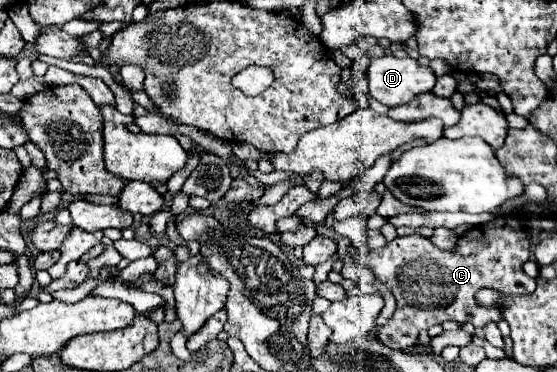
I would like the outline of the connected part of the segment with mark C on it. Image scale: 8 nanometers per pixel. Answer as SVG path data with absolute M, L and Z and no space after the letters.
M501 216L501 218L495 218L493 222L485 224L483 230L481 228L473 228L473 232L467 230L459 238L459 244L455 246L453 252L443 252L443 250L435 248L431 244L431 240L427 240L423 236L395 238L393 242L387 242L379 250L369 250L369 254L365 258L361 258L363 266L367 266L381 284L387 284L397 300L397 308L395 308L391 320L387 322L387 326L381 328L379 340L383 340L385 346L389 346L389 348L411 348L417 342L421 330L429 330L431 326L443 324L447 320L453 320L457 324L471 322L475 328L483 328L489 320L495 320L495 322L503 320L503 314L497 308L481 306L475 300L475 294L481 288L493 288L501 294L533 293L537 284L521 268L529 260L529 254L531 254L529 232L523 226L523 220L519 216L509 216L509 218Z

